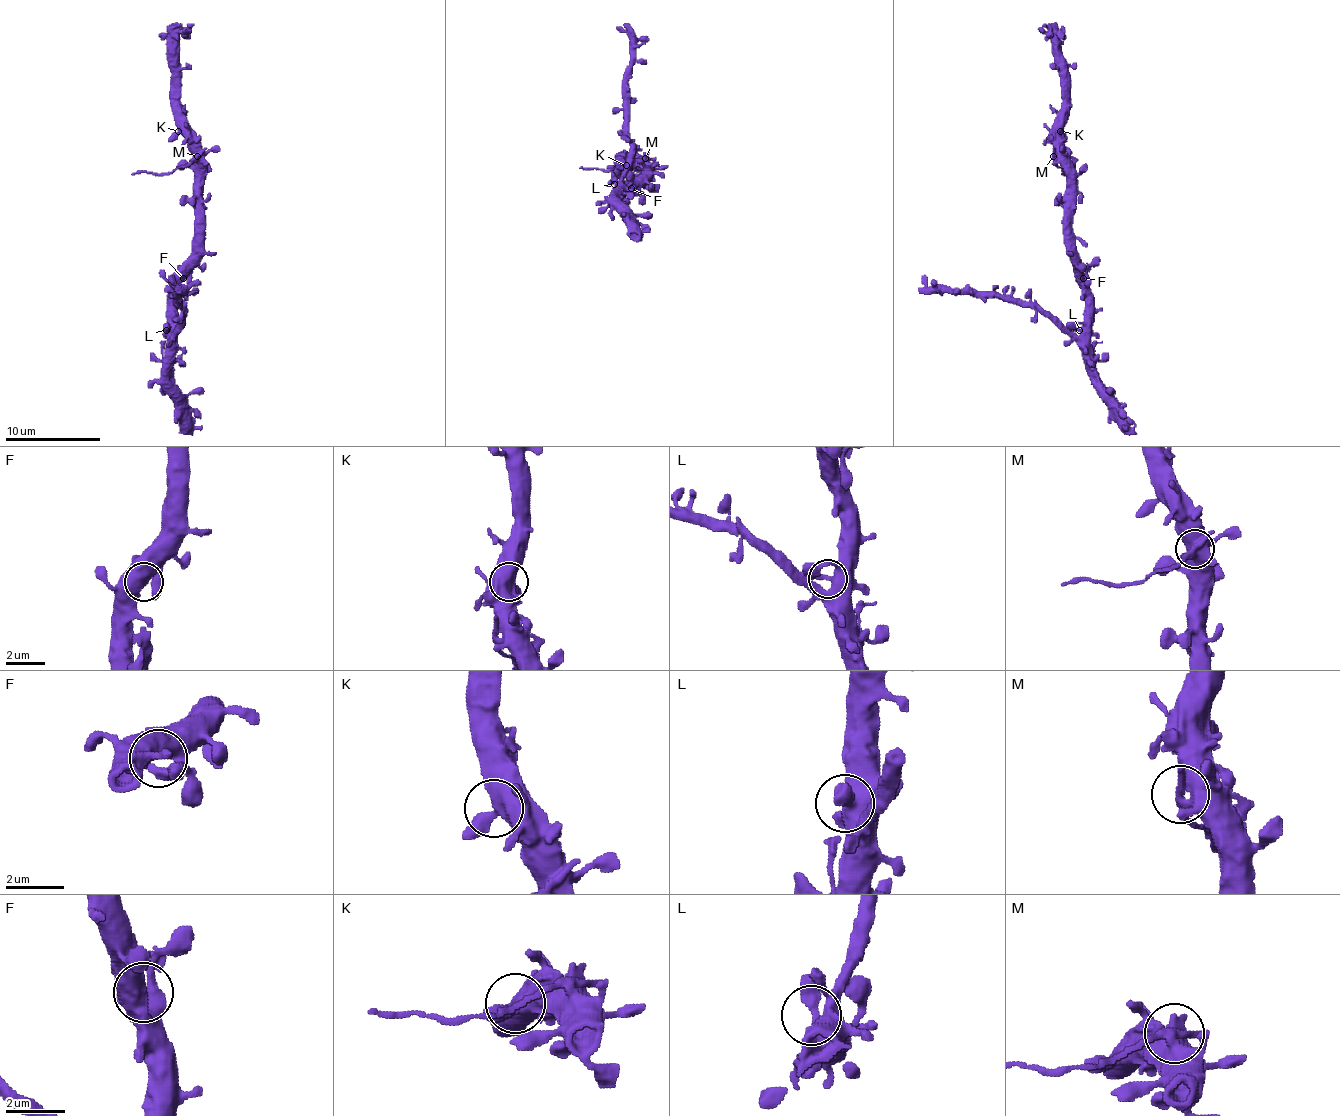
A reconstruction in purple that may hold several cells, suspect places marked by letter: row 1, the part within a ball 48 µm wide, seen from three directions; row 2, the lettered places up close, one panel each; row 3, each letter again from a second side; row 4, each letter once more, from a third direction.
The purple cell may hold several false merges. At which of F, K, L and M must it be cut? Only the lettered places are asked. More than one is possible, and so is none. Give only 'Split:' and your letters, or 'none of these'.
Split: M

